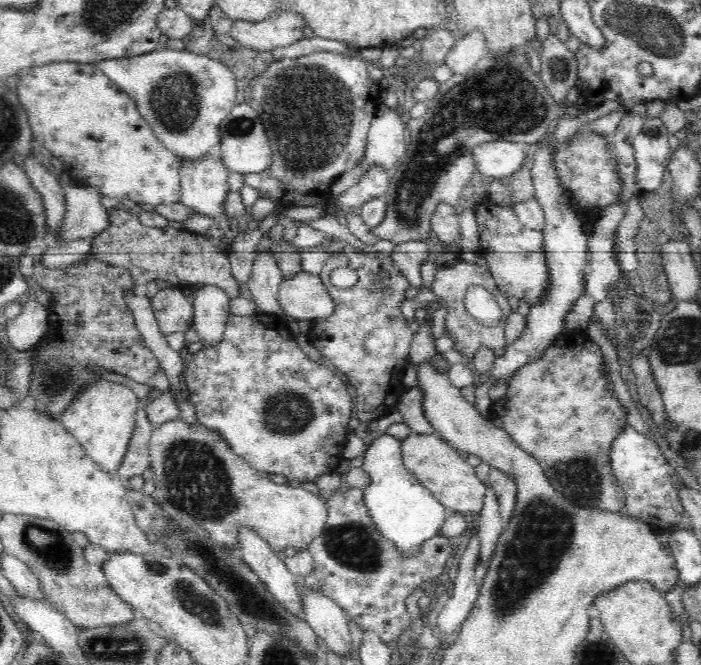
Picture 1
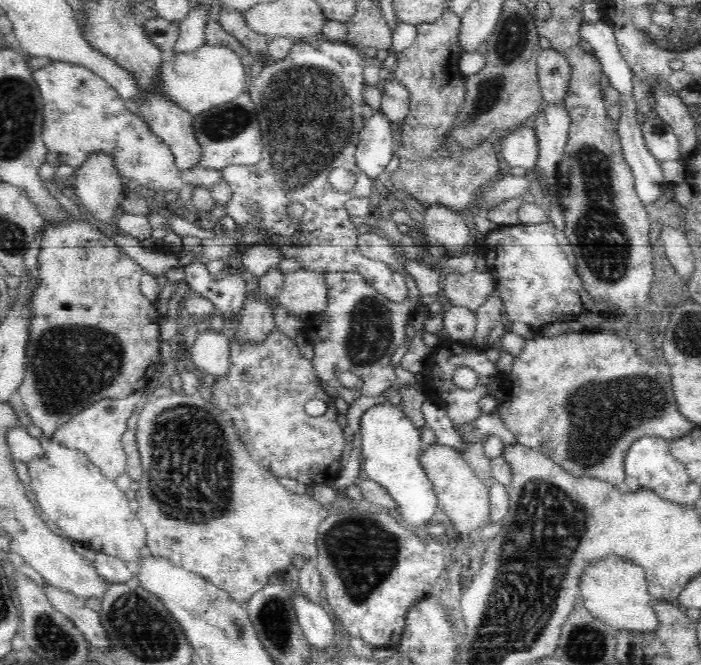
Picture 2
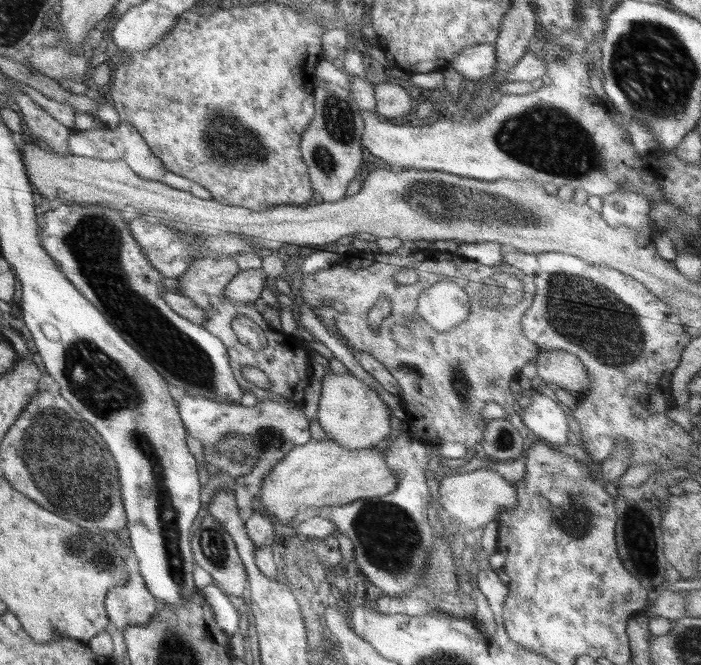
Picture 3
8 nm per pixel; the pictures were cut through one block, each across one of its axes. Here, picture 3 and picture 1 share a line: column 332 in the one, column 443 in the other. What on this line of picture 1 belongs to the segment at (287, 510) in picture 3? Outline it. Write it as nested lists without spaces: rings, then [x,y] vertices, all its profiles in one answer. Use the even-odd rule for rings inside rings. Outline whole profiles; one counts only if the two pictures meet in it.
[[[410,433],[401,442],[401,453],[404,466],[430,493],[432,493],[451,513],[480,514],[486,487],[476,475],[476,470],[468,464],[463,455],[453,446],[435,434]]]

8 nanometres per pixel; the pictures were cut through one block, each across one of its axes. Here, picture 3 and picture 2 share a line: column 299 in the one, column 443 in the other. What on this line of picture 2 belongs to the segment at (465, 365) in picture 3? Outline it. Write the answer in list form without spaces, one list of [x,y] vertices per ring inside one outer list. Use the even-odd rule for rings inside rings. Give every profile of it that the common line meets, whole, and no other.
[[[487,271],[468,272],[468,274],[457,274],[457,272],[445,272],[442,278],[441,298],[448,300],[454,306],[466,307],[476,313],[477,308],[496,291],[496,283],[493,276]]]

